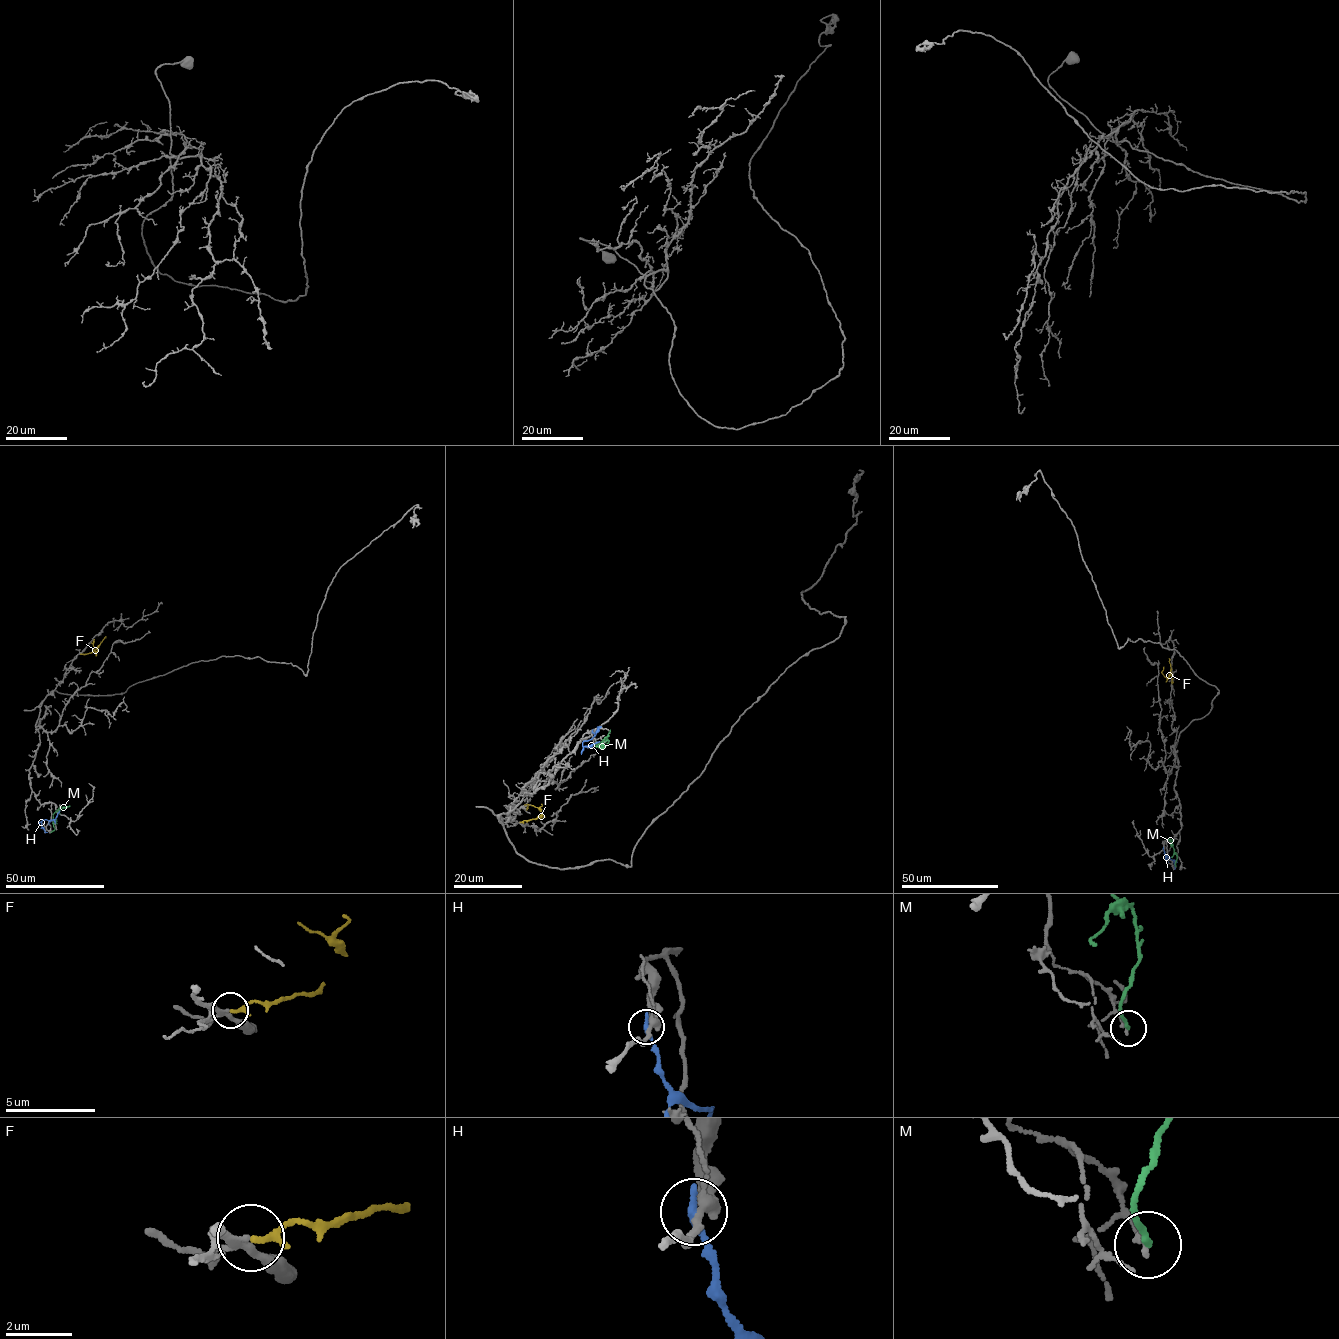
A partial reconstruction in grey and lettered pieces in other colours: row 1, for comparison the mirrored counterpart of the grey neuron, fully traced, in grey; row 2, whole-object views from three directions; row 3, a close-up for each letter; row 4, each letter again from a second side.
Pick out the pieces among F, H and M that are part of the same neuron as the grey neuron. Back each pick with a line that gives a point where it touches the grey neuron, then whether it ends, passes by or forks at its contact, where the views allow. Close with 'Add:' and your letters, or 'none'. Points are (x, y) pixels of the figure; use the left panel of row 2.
F: (80, 654) | it ends
Add: F

